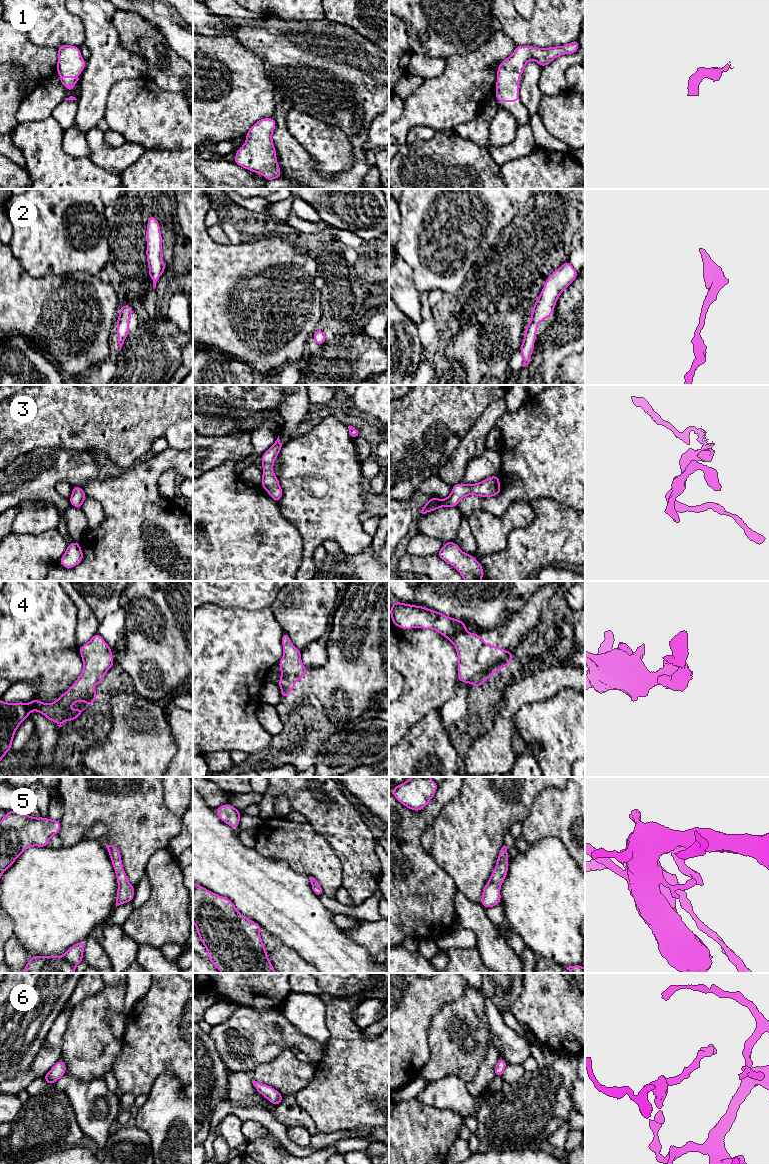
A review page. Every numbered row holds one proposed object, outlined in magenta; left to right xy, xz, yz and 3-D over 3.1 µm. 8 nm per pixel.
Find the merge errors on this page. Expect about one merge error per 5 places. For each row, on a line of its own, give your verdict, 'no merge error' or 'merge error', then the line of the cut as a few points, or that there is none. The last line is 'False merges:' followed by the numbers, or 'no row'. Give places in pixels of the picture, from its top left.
1: no merge error | no cut
2: no merge error | no cut
3: no merge error | no cut
4: no merge error | no cut
5: no merge error | no cut
6: no merge error | no cut
False merges: no row

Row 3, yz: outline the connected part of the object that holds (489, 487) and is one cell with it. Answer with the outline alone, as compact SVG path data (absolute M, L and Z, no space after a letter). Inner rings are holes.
M498 475L491 476L476 484L468 485L458 483L452 486L452 492L446 499L431 497L422 507L420 513L426 514L441 507L457 507L459 501L467 495L476 495L484 498L496 496L501 493L501 486Z

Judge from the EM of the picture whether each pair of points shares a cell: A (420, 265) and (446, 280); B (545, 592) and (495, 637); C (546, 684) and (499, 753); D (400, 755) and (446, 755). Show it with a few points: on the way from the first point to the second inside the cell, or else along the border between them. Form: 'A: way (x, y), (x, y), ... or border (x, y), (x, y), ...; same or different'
A: way (426, 266), (432, 268), (440, 276); same
B: way (534, 605), (508, 632); same
C: way (526, 692), (507, 713), (502, 733); same
D: way (411, 755), (422, 755), (427, 750), (435, 750); same

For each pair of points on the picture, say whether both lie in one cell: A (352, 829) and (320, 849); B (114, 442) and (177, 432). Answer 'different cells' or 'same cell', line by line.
A: different cells
B: different cells

